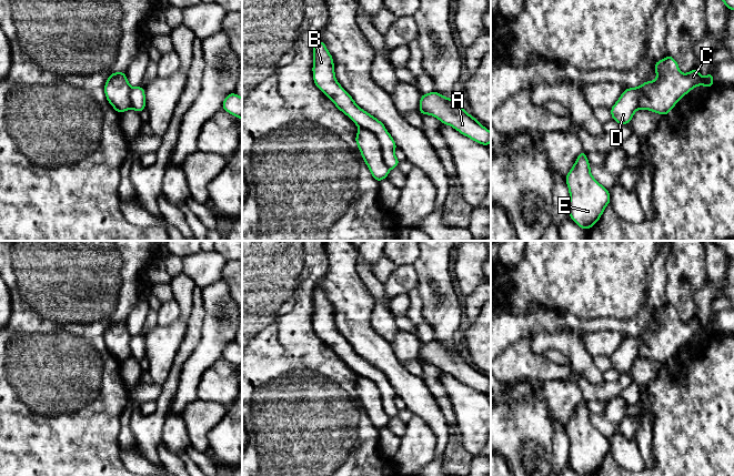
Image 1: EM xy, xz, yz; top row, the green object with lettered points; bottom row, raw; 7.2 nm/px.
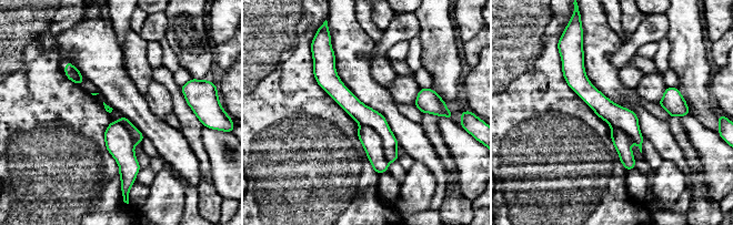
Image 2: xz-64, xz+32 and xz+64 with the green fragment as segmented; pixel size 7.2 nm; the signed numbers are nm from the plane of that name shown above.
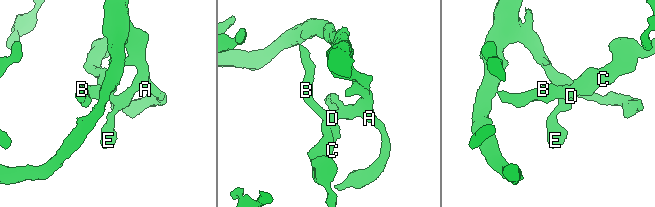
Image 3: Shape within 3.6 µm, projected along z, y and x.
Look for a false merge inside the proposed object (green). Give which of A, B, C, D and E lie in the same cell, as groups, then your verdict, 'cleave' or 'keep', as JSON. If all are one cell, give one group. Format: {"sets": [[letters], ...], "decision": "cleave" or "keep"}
{"sets": [["A", "B", "D", "E"], ["C"]], "decision": "cleave"}

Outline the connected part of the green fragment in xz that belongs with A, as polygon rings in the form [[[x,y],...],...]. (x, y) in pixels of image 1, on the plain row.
[[[433,340],[421,344],[419,361],[421,363],[433,364],[443,373],[451,374],[458,378],[461,383],[489,395],[491,381],[471,363],[466,362],[461,355],[461,352],[461,341],[458,342],[454,348],[450,348]]]

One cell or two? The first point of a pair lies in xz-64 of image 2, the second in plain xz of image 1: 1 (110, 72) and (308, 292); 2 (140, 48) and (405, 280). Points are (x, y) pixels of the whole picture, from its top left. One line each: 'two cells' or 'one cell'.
1: two cells
2: two cells

